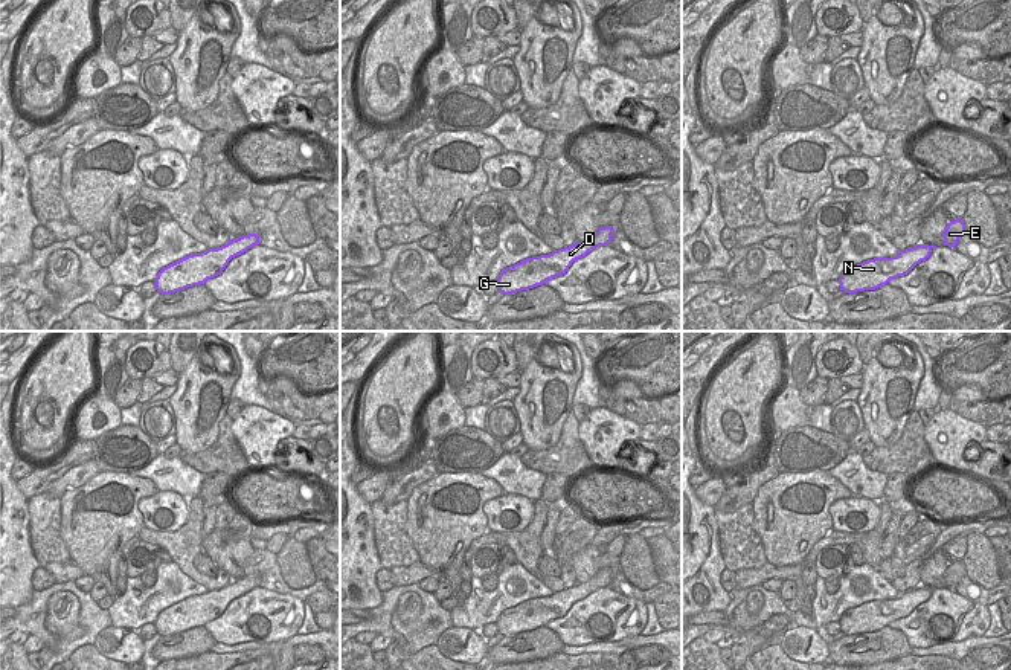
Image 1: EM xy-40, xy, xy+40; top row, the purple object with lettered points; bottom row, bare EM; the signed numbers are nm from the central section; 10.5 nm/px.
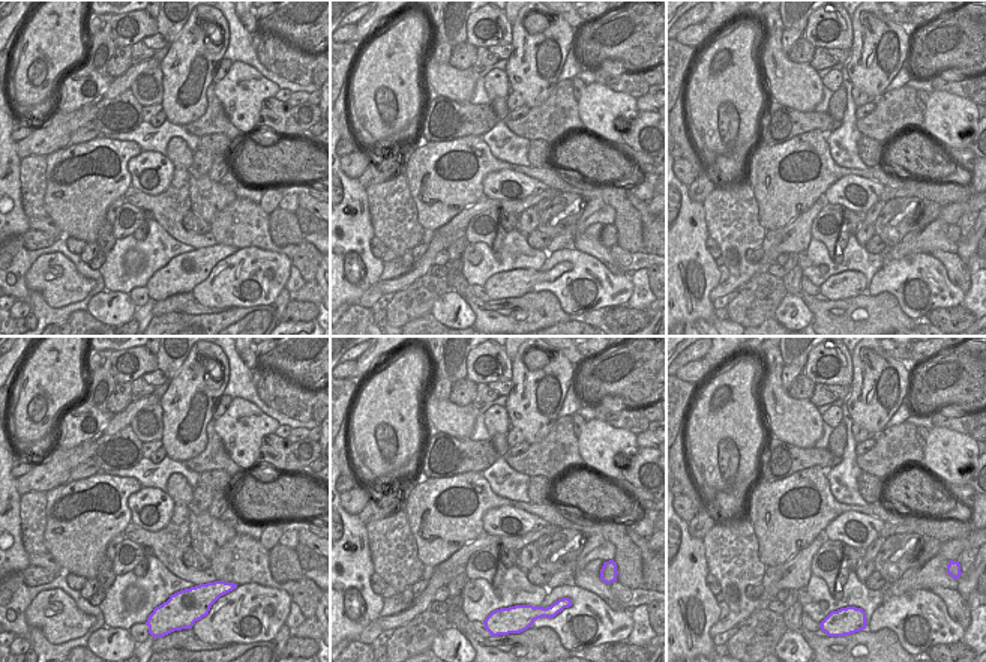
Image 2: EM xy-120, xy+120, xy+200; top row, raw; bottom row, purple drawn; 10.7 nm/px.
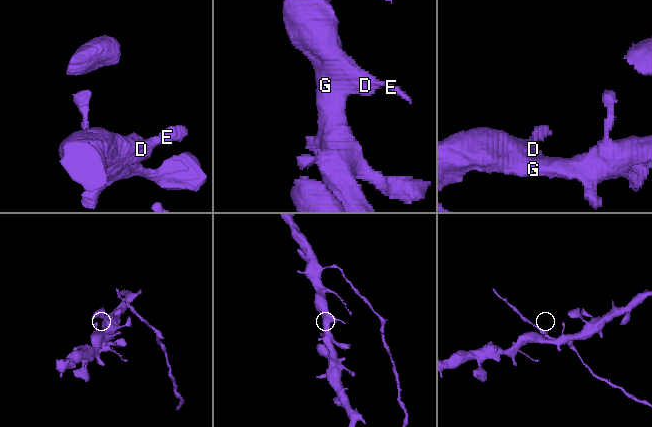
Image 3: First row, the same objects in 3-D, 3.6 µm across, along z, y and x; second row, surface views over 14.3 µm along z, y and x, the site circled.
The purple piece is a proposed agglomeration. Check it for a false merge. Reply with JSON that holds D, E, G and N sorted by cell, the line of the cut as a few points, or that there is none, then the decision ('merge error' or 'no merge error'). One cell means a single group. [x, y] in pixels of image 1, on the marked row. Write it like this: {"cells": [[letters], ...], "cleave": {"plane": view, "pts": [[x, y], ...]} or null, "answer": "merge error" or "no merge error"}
{"cells": [["D", "E", "G", "N"]], "cleave": null, "answer": "no merge error"}

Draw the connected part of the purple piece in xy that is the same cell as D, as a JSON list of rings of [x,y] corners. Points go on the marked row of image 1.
[[[604,226],[586,241],[576,241],[549,255],[526,258],[509,266],[500,272],[496,281],[497,292],[512,295],[546,284],[549,279],[564,275],[573,261],[586,256],[593,249],[608,246],[613,237],[615,229],[611,226]]]

